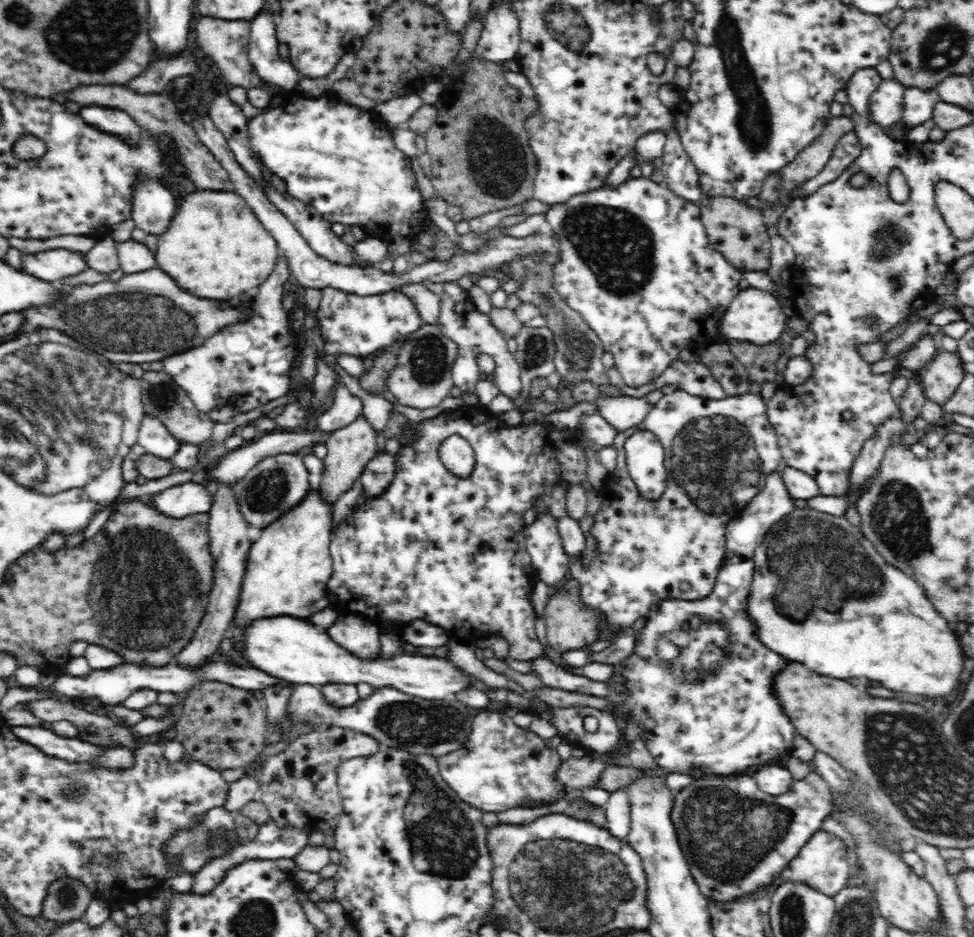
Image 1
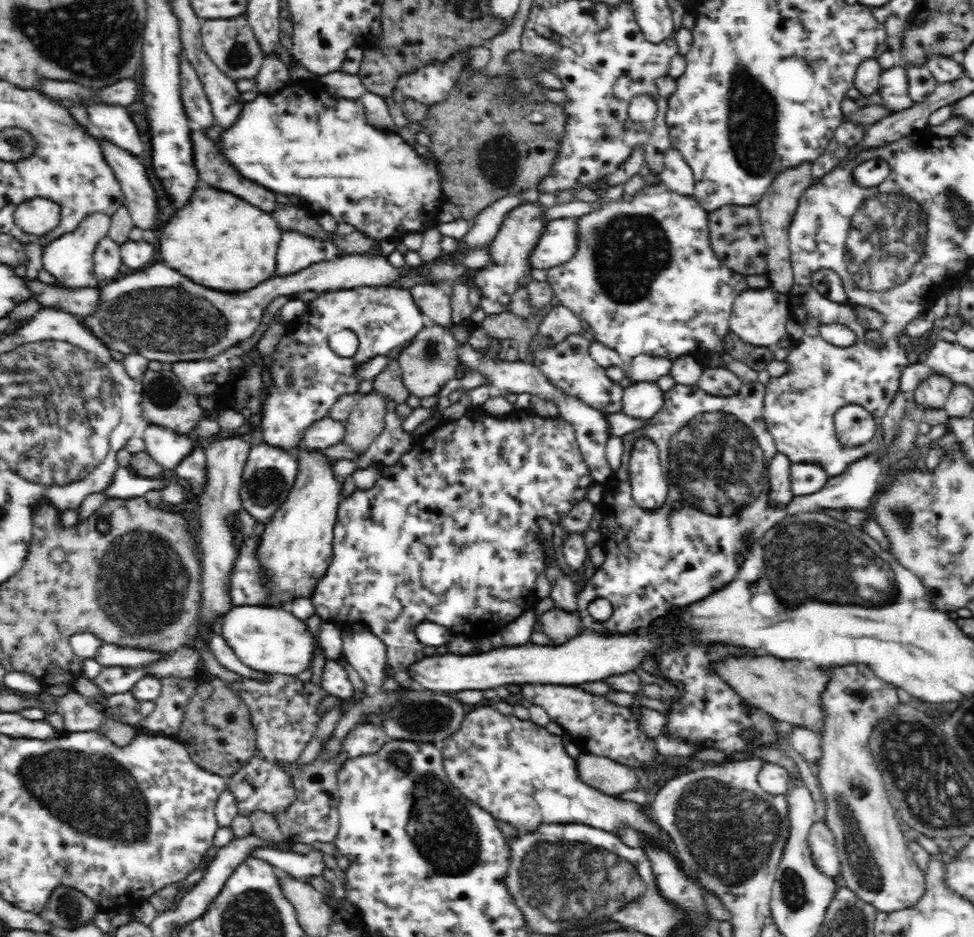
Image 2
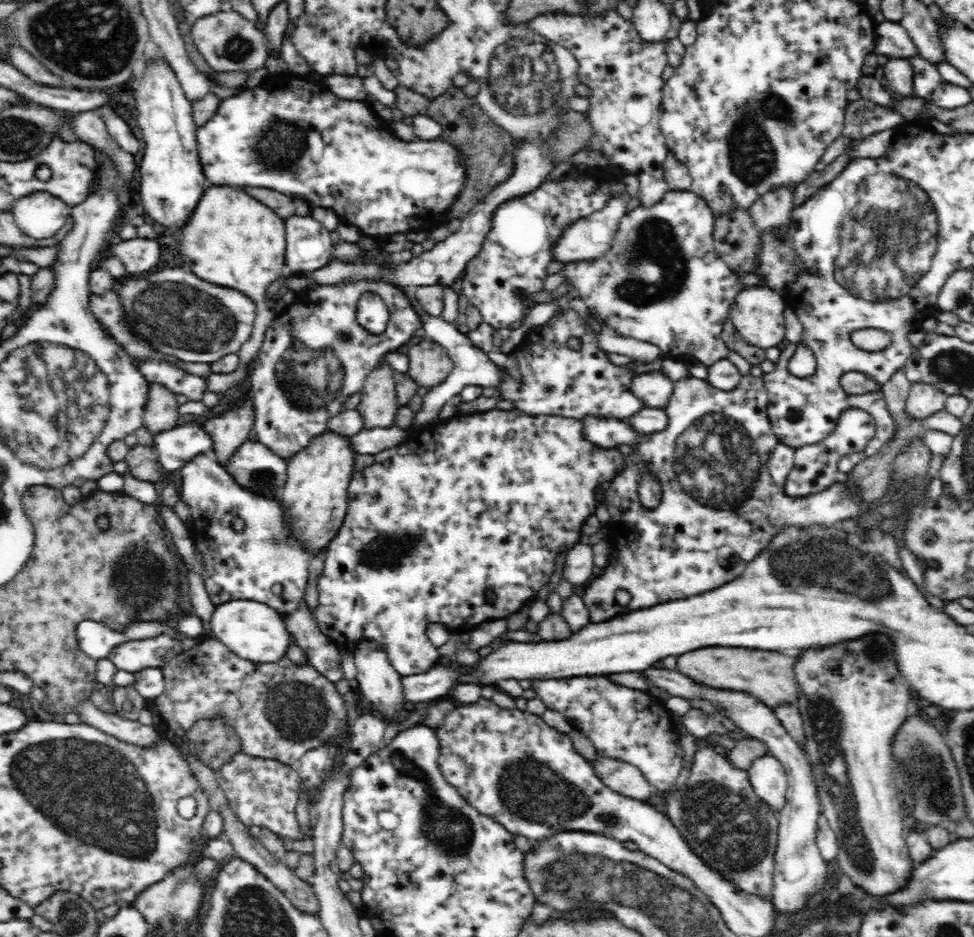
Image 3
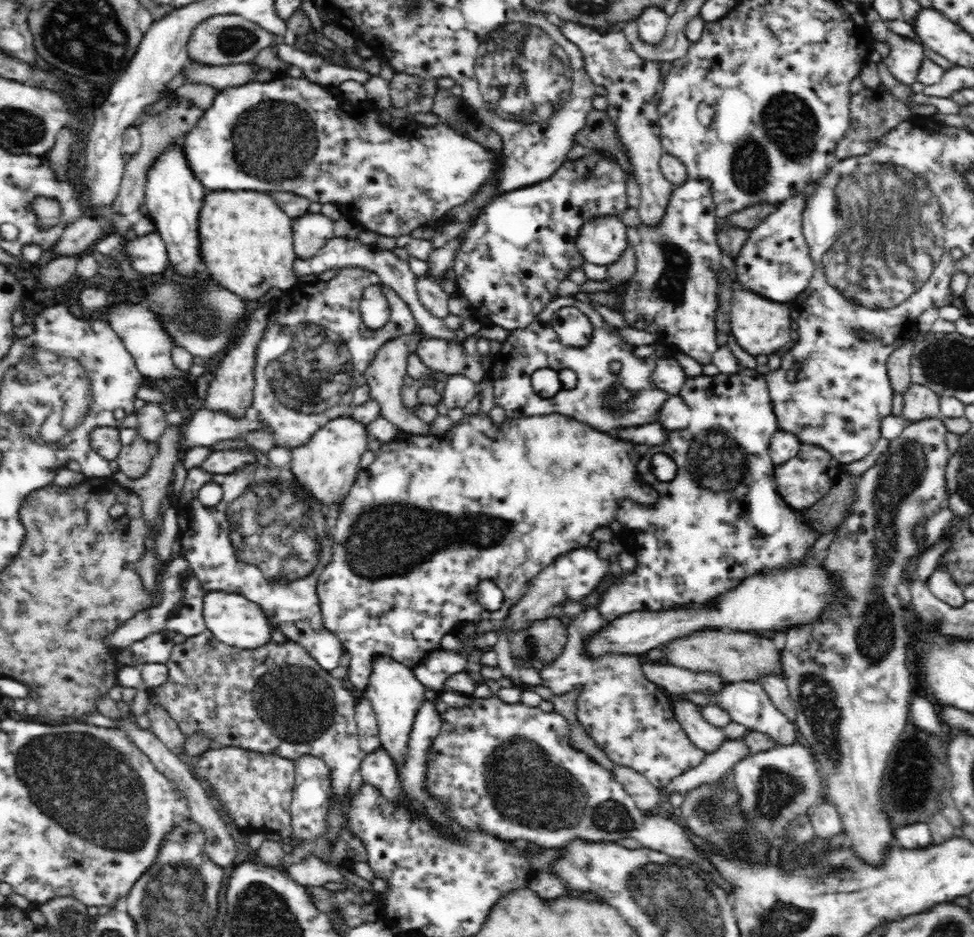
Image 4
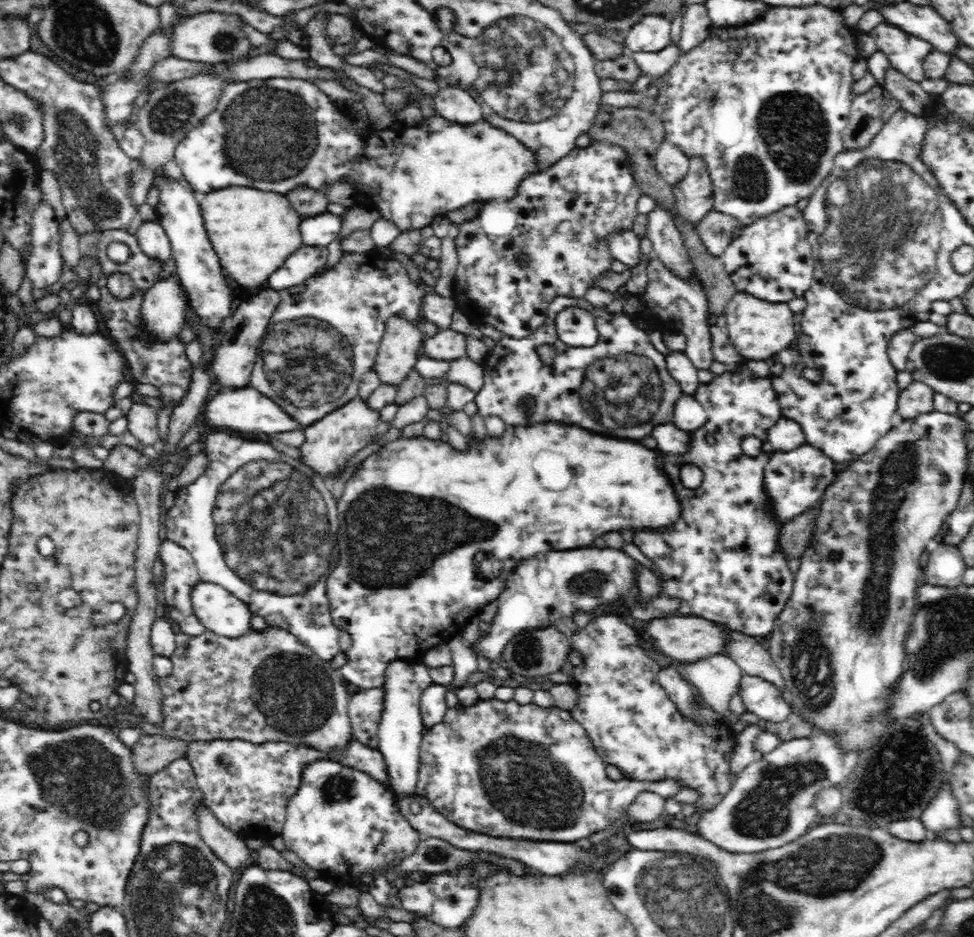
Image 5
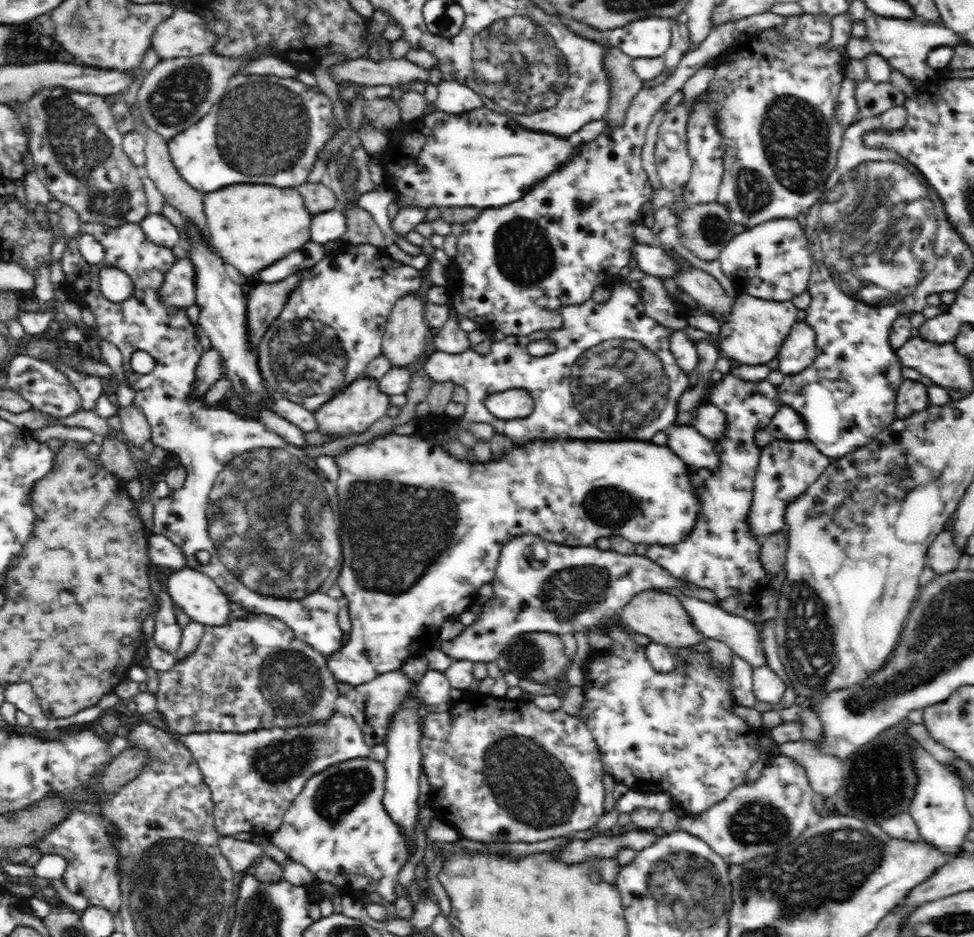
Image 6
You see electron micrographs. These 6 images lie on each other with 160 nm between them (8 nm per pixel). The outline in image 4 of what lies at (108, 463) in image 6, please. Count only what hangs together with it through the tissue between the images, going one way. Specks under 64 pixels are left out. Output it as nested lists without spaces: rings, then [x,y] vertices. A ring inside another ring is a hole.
[[[137,438],[129,445],[124,445],[116,459],[119,470],[130,479],[142,478],[152,464],[153,454],[148,452],[149,441]]]

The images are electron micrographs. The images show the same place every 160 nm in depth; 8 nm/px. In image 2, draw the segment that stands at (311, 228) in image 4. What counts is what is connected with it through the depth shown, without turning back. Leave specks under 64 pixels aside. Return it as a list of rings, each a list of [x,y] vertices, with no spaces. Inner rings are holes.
[[[283,231],[277,248],[275,277],[284,278],[313,264],[354,253],[343,252],[332,241],[318,240],[296,232]]]

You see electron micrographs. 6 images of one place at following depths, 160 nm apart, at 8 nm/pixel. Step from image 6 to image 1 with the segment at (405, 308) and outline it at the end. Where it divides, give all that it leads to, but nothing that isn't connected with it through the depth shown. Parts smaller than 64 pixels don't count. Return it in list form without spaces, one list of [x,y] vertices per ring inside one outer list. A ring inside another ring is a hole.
[[[360,416],[346,428],[338,429],[329,433],[325,440],[327,454],[322,458],[322,470],[320,483],[317,489],[320,498],[335,503],[342,494],[353,487],[359,481],[360,475],[364,472],[366,463],[376,455],[376,432],[370,427],[366,418]]]

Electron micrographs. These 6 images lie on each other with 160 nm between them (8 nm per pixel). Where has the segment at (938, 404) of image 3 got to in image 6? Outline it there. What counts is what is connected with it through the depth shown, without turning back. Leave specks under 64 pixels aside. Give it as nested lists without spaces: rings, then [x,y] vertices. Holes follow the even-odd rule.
[[[903,379],[897,388],[895,399],[897,419],[904,419],[919,411],[927,410],[928,406],[930,404],[927,386],[918,381]]]

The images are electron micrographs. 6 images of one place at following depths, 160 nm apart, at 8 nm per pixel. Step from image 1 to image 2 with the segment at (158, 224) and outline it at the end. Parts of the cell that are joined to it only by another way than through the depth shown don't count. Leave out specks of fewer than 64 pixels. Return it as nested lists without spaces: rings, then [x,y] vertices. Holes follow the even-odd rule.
[[[103,138],[101,145],[104,158],[120,181],[124,204],[128,207],[135,226],[142,230],[155,230],[158,195],[146,174],[146,168],[136,155],[114,143]]]

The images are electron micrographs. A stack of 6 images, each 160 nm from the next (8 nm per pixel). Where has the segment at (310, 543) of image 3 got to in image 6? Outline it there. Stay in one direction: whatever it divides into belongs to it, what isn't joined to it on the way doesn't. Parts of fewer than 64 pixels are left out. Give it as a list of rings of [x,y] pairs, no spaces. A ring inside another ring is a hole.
[[[362,376],[346,384],[344,390],[334,393],[329,400],[325,400],[320,410],[313,414],[313,418],[317,425],[316,431],[325,436],[326,442],[329,442],[350,434],[362,434],[368,431],[375,422],[383,416],[386,417],[388,409],[389,396],[378,389],[378,381]]]

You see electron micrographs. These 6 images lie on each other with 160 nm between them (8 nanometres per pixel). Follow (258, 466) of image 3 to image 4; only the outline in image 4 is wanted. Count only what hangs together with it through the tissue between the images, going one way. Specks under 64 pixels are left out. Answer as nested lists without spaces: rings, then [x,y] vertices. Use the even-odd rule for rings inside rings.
[[[247,448],[213,450],[201,464],[201,468],[214,474],[230,474],[234,470],[243,469],[248,463],[255,461],[255,458],[256,455]]]

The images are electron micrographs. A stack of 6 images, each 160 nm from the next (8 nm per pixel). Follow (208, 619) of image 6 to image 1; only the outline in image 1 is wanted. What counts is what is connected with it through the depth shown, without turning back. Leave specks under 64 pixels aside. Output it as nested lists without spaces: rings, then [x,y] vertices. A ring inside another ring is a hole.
[[[290,615],[266,617],[254,621],[252,626],[246,630],[245,645],[245,658],[252,662],[252,667],[260,668],[263,672],[294,685],[310,683],[322,687],[325,684],[334,683],[356,686],[360,683],[366,683],[373,690],[392,687],[392,689],[402,690],[402,693],[412,695],[412,697],[442,700],[442,698],[446,699],[446,694],[456,694],[456,692],[468,688],[470,680],[472,680],[466,672],[458,670],[448,658],[426,658],[426,656],[398,656],[398,658],[390,658],[390,660],[386,660],[382,656],[376,660],[358,658],[334,642],[328,633],[316,627],[312,622],[290,617]]]

